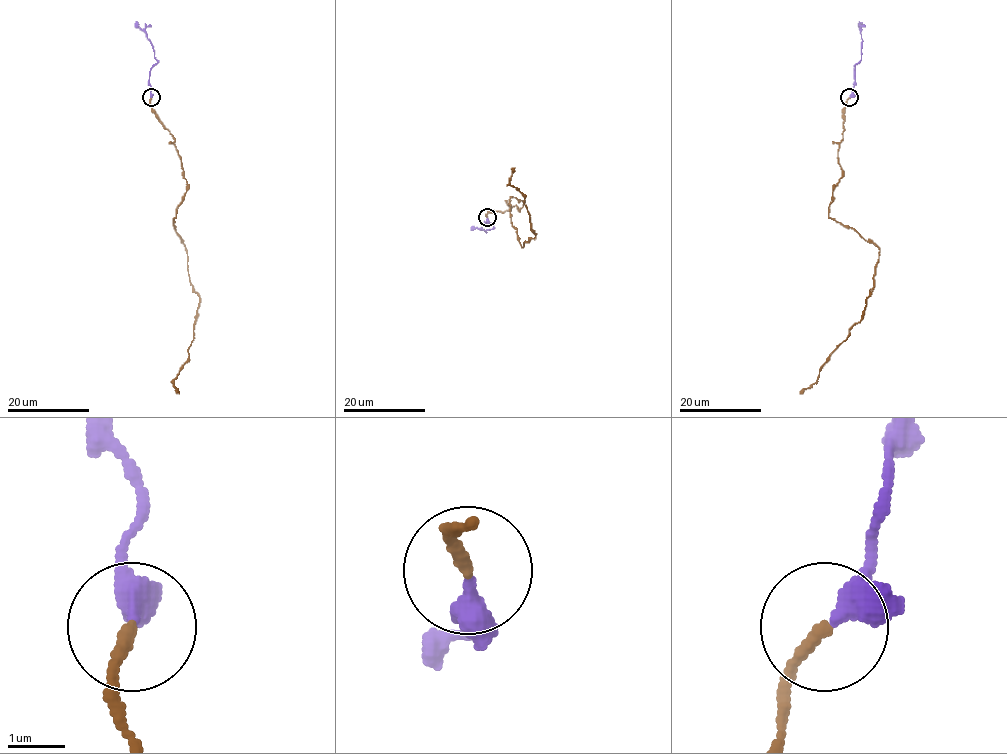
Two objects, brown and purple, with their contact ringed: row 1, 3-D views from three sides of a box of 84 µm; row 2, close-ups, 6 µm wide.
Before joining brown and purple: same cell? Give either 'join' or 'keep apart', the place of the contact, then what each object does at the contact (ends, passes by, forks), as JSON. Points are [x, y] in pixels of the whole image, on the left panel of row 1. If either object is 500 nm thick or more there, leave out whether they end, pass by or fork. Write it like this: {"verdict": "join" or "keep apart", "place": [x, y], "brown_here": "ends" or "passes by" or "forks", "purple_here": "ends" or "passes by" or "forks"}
{"verdict": "join", "place": [151, 97], "brown_here": "ends", "purple_here": "passes by"}

